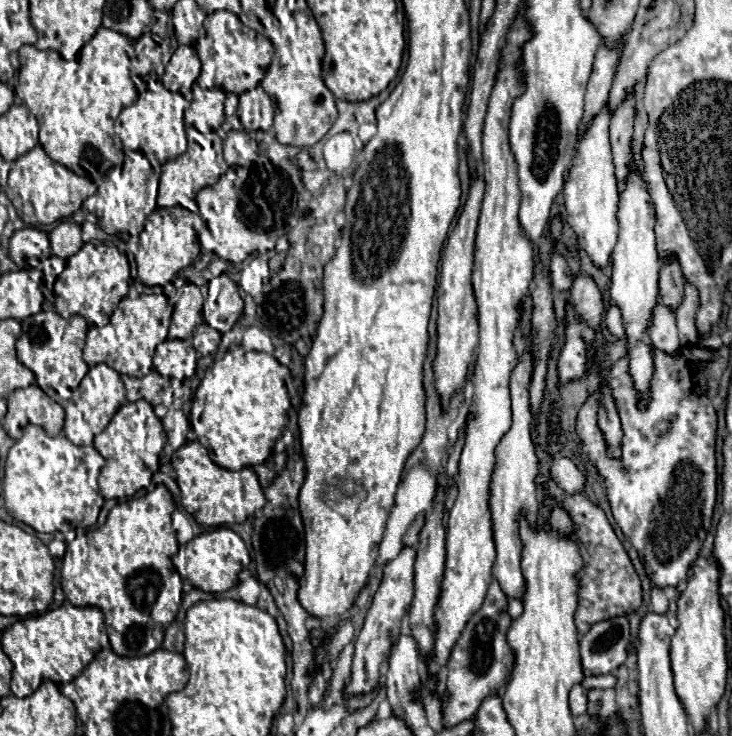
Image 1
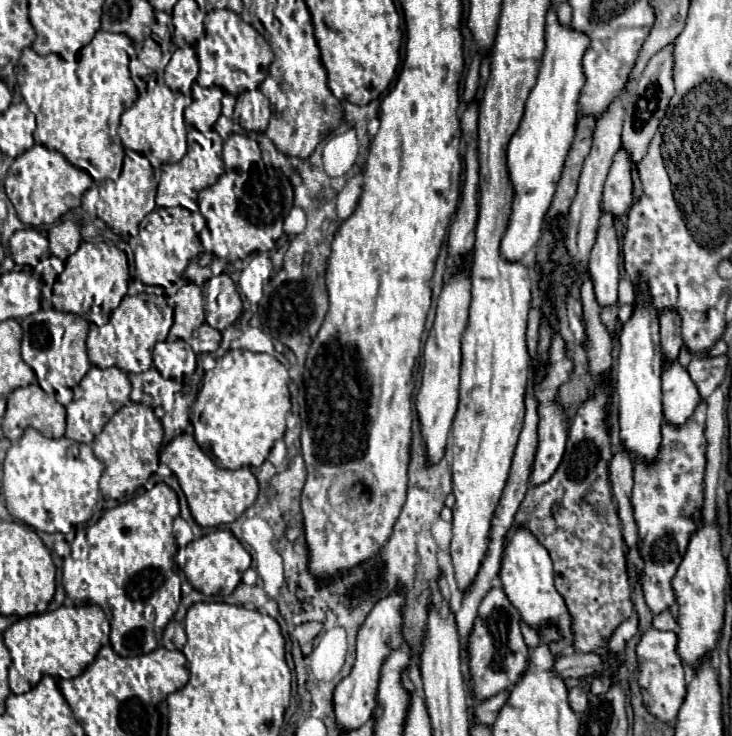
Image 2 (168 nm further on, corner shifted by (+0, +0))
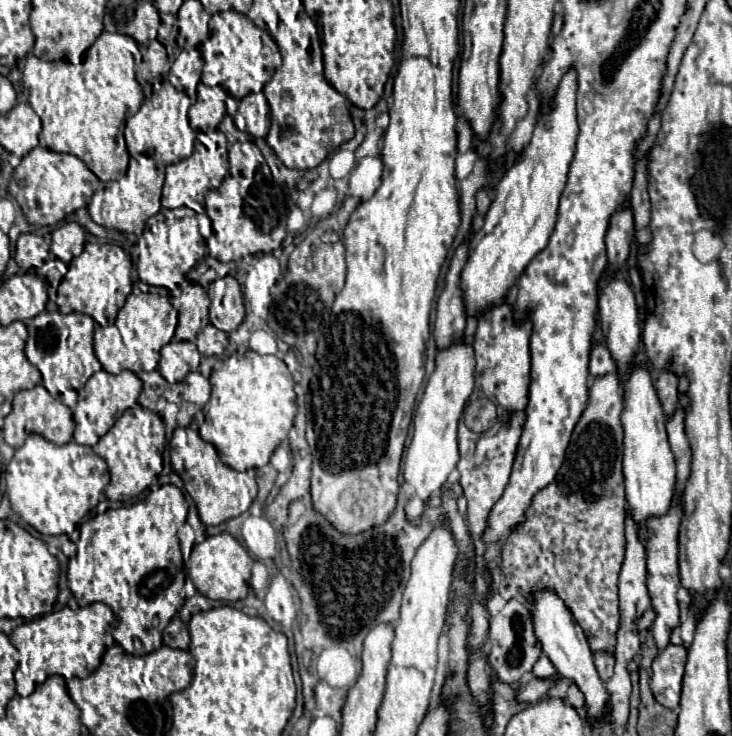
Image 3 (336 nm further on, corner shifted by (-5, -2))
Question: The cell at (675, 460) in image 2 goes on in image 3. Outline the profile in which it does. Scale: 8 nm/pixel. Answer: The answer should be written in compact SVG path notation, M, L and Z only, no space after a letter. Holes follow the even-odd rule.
M675 493L675 505L671 505L671 513L667 517L655 517L651 521L651 537L647 537L647 589L651 597L651 607L657 613L653 621L653 637L659 649L669 645L671 631L679 625L679 605L677 605L677 589L679 589L679 525L683 519L681 495Z

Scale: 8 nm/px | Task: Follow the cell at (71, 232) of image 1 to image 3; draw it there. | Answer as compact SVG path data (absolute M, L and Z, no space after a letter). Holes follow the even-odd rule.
M65 223L53 231L51 251L63 261L69 263L73 257L81 255L85 247L85 231L77 223Z

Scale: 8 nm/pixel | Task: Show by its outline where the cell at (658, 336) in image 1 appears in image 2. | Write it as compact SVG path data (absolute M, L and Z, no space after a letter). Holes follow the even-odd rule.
M678 361L670 365L670 371L662 373L662 391L664 391L664 421L676 427L682 427L694 413L696 405L702 401L688 371L680 367Z

